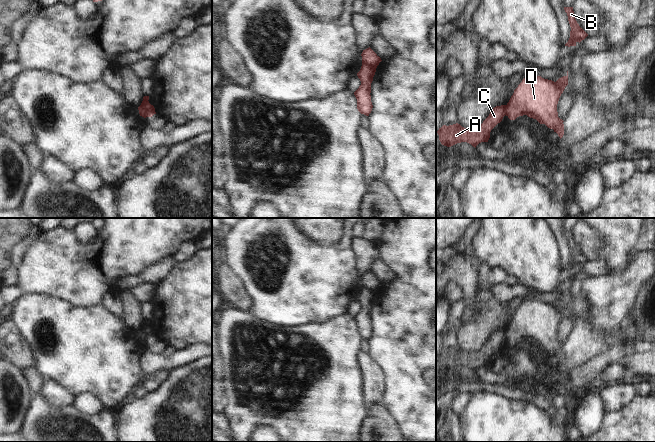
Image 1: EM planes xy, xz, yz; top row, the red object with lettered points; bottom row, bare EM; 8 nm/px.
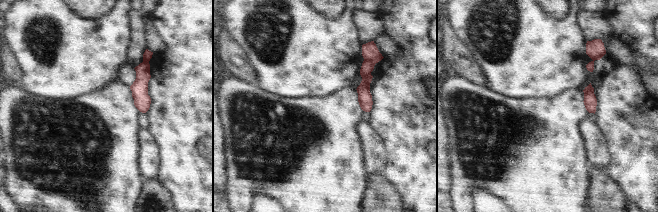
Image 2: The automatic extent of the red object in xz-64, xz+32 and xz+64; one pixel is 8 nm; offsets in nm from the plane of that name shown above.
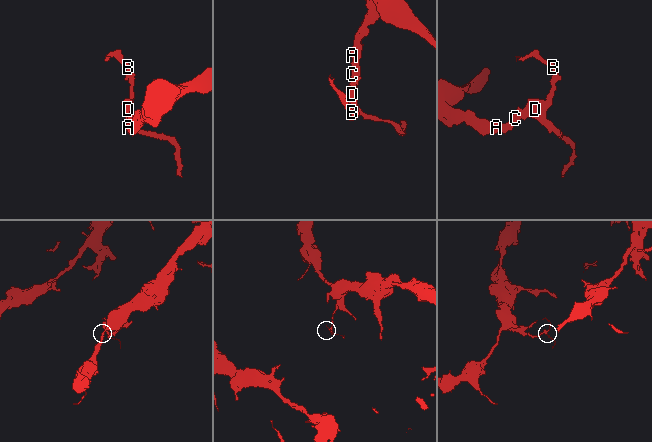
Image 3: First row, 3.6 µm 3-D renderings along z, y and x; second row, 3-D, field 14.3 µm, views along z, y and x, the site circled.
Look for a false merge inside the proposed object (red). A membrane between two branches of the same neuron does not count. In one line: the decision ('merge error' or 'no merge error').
merge error

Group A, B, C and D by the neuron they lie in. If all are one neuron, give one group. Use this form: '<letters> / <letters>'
A C / B D

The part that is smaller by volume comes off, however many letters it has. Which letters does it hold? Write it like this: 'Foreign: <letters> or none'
Foreign: B, D

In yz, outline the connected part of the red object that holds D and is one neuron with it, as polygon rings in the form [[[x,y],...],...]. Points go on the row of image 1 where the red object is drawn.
[[[568,71],[566,76],[556,82],[541,76],[526,76],[507,103],[506,116],[515,120],[527,115],[553,129],[561,139],[564,135],[564,121],[558,117],[557,104],[567,85]]]

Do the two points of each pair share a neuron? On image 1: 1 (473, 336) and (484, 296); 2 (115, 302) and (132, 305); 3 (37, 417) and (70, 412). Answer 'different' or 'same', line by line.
1: same
2: different
3: same

